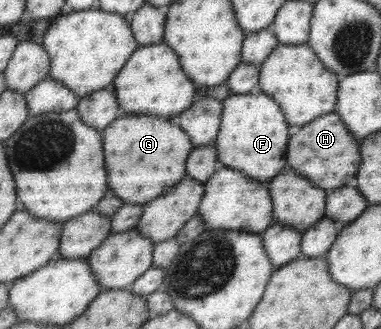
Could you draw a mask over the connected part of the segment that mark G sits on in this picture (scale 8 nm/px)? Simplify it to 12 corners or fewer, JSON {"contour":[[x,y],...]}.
{"contour":[[157,116],[103,130],[109,188],[143,206],[186,176],[195,146]]}

